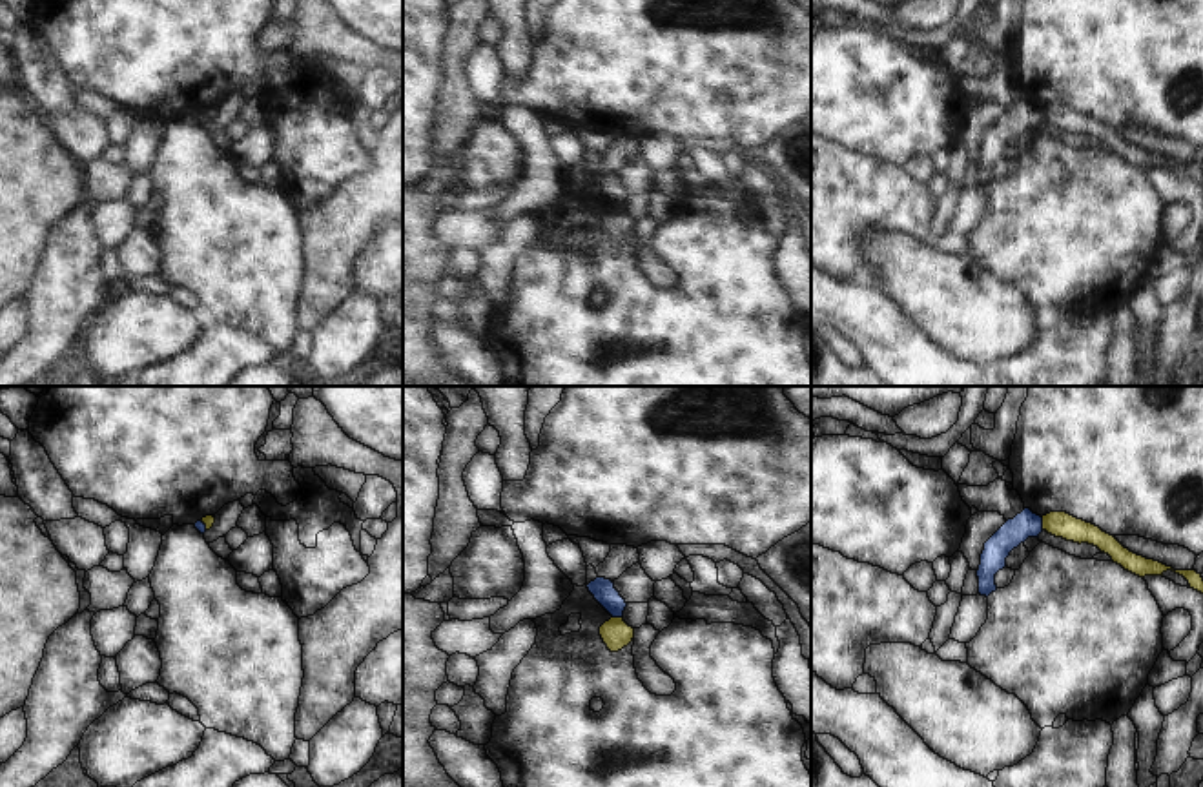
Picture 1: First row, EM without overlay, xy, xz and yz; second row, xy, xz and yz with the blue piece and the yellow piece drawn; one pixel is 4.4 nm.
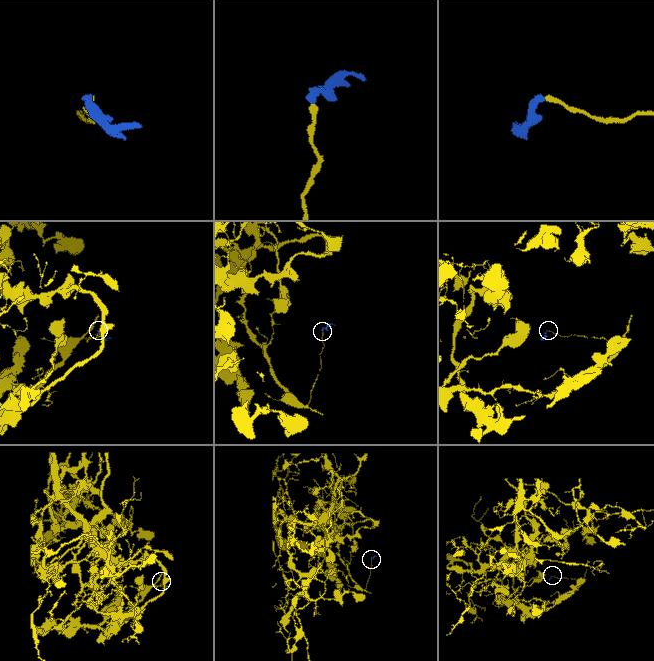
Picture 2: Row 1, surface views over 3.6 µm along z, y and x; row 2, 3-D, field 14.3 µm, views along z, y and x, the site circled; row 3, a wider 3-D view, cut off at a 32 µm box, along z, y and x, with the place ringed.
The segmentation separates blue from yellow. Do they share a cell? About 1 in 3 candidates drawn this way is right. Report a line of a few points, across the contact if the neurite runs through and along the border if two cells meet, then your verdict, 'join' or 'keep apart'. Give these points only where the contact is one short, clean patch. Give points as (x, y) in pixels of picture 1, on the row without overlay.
line yz (1041, 110), (1043, 121); keep apart

